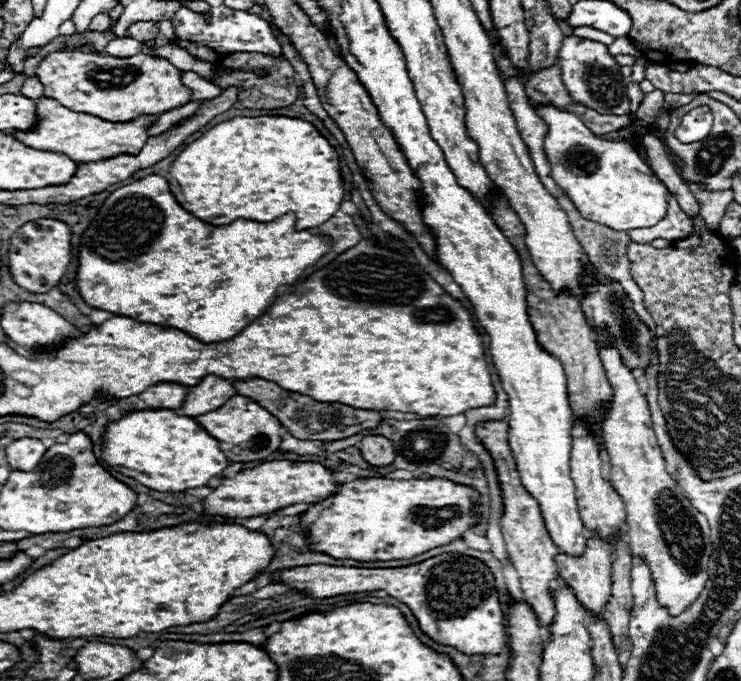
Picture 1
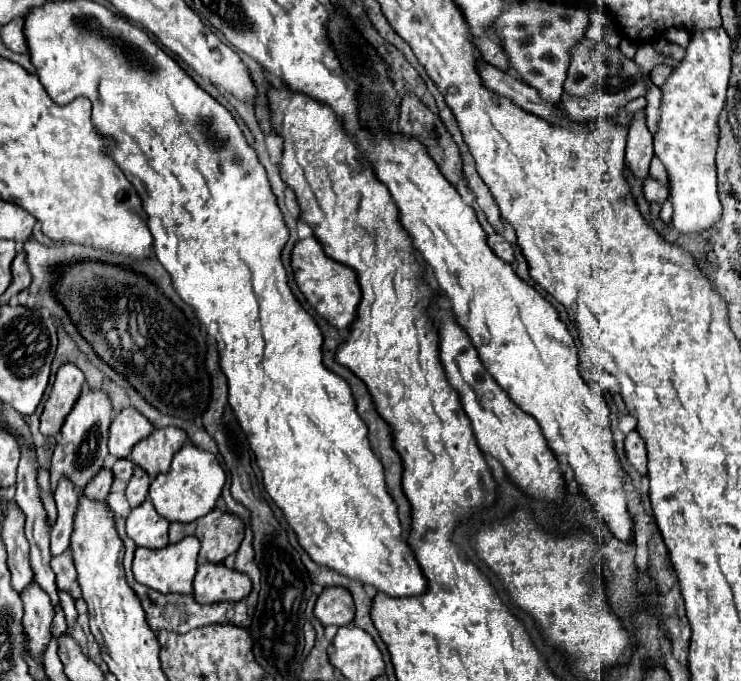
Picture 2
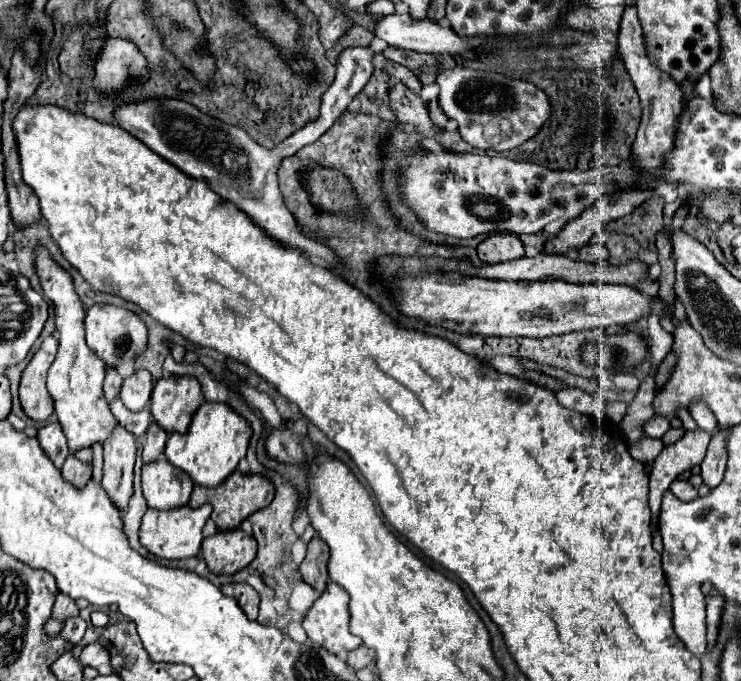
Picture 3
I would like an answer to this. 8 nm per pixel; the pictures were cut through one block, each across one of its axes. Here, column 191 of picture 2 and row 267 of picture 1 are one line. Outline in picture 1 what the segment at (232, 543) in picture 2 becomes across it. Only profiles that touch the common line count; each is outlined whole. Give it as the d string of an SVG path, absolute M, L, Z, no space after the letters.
M498 194L496 206L492 210L492 218L496 220L496 224L500 224L500 230L508 236L508 242L516 248L516 252L518 252L518 256L522 260L524 284L526 284L526 290L528 290L530 322L532 322L532 326L534 326L534 330L538 334L540 344L544 344L544 348L548 348L550 354L556 356L562 362L562 366L564 366L566 380L568 380L570 406L572 406L574 414L576 416L584 416L584 418L592 418L596 422L598 418L602 418L600 410L612 398L612 394L610 394L612 388L608 384L606 372L602 368L602 360L598 356L598 346L596 346L596 342L592 338L592 330L588 326L588 320L586 320L582 308L580 308L578 298L572 296L570 292L556 294L552 290L552 286L536 270L534 262L530 260L530 252L526 248L526 230L524 230L522 222L518 220L518 216L514 214L514 210L508 206L508 200L502 194Z

